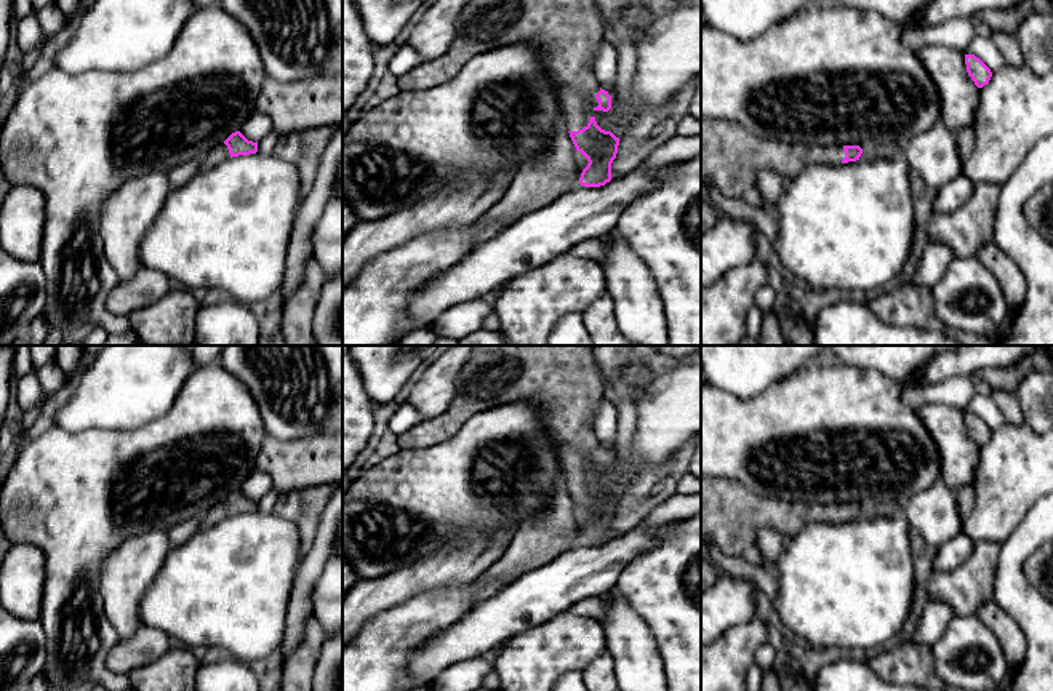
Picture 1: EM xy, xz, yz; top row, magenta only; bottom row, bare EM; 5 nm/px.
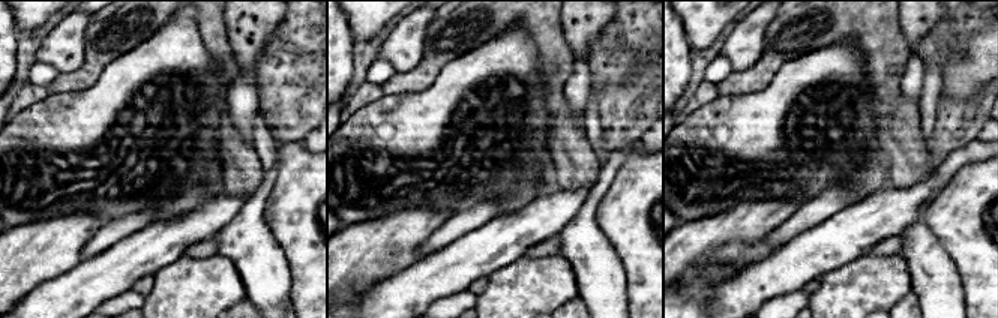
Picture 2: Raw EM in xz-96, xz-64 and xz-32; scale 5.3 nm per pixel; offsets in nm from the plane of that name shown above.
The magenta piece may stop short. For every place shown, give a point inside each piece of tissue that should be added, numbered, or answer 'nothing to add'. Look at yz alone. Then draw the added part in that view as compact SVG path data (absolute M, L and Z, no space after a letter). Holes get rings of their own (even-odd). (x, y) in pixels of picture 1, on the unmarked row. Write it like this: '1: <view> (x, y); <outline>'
1: yz (732, 515); M701 478L701 542L715 544L725 555L743 557L760 529L778 531L786 544L808 523L837 523L843 517L842 504L789 504L757 496L738 481Z

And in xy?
1: xy (220, 511); M222 501L216 504L213 509L210 509L203 517L202 517L202 529L213 526L219 520L230 517L227 504Z

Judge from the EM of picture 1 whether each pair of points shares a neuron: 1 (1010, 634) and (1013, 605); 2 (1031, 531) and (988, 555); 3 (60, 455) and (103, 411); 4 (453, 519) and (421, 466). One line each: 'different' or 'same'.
1: different
2: different
3: different
4: same

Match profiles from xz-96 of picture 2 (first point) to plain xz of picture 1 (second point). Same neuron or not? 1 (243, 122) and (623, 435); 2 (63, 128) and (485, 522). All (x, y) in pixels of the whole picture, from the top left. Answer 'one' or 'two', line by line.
1: two
2: one

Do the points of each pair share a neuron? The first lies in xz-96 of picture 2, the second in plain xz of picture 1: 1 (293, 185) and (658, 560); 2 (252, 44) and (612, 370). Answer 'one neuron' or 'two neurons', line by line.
1: one neuron
2: one neuron

